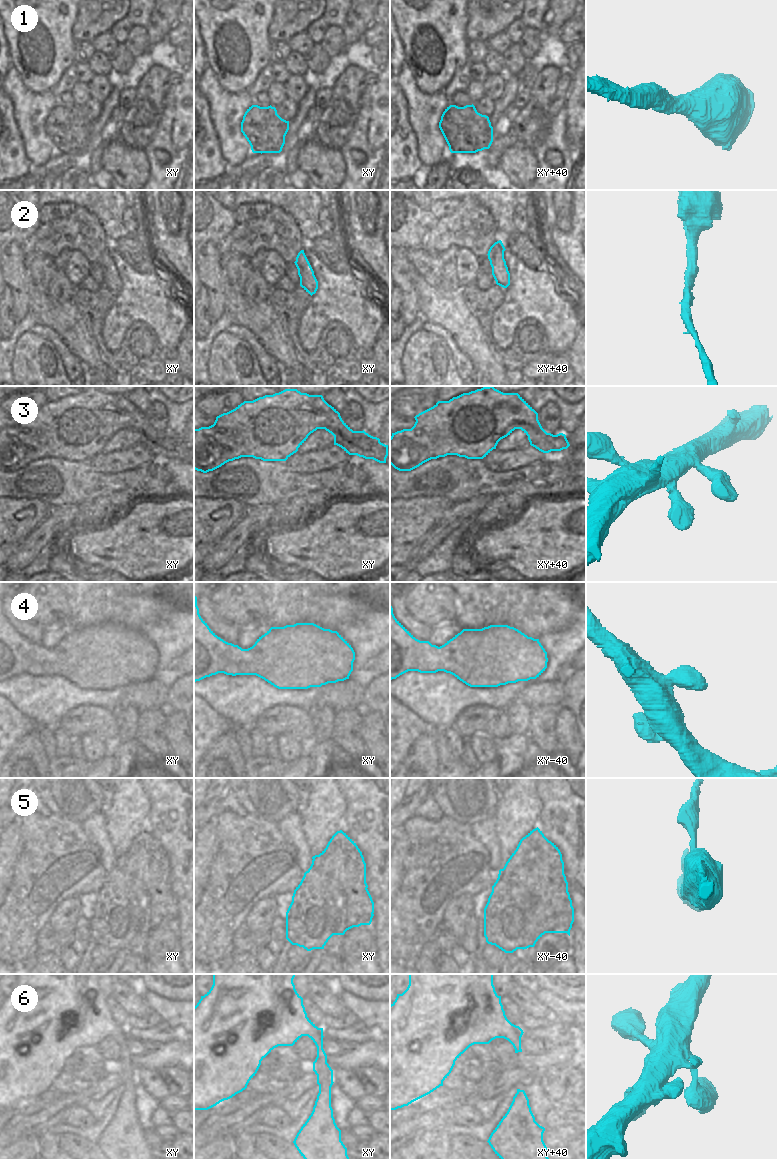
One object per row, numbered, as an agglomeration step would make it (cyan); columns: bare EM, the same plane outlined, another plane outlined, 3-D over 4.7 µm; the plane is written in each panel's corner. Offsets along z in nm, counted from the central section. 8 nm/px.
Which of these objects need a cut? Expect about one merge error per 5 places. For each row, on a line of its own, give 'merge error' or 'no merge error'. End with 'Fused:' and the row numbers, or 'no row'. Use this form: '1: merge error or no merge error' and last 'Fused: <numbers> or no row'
1: no merge error
2: no merge error
3: no merge error
4: no merge error
5: merge error
6: no merge error
Fused: 5

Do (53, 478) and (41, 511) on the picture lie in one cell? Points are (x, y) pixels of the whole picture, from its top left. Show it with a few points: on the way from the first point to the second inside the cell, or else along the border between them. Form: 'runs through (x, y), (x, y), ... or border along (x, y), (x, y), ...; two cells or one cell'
border along (21, 498), (36, 498), (50, 506); two cells

